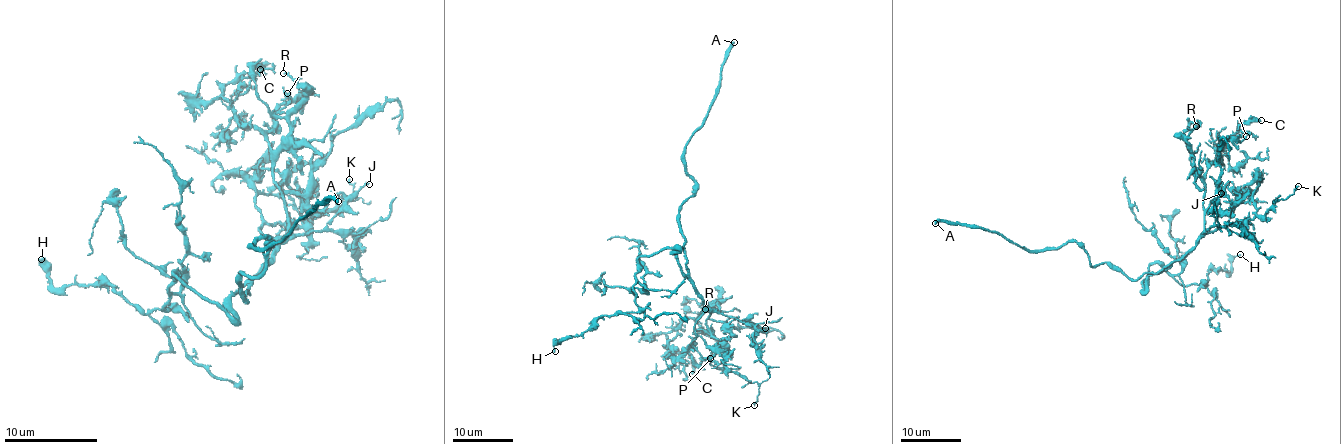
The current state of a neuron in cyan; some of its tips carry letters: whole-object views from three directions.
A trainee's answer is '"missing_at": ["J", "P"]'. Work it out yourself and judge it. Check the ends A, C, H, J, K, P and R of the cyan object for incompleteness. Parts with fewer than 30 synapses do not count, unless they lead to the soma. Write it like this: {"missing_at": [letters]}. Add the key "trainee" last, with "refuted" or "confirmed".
{"missing_at": ["A", "J"], "trainee": "refuted"}

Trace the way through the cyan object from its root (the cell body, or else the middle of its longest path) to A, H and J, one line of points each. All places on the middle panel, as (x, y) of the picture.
A: (686, 260), (679, 213), (694, 189), (693, 178), (684, 164), (684, 147), (713, 102), (721, 65), (734, 42)
H: (686, 260), (685, 274), (669, 249), (641, 256), (639, 311), (601, 316), (555, 351)
J: (686, 260), (692, 286), (711, 309), (765, 328)

